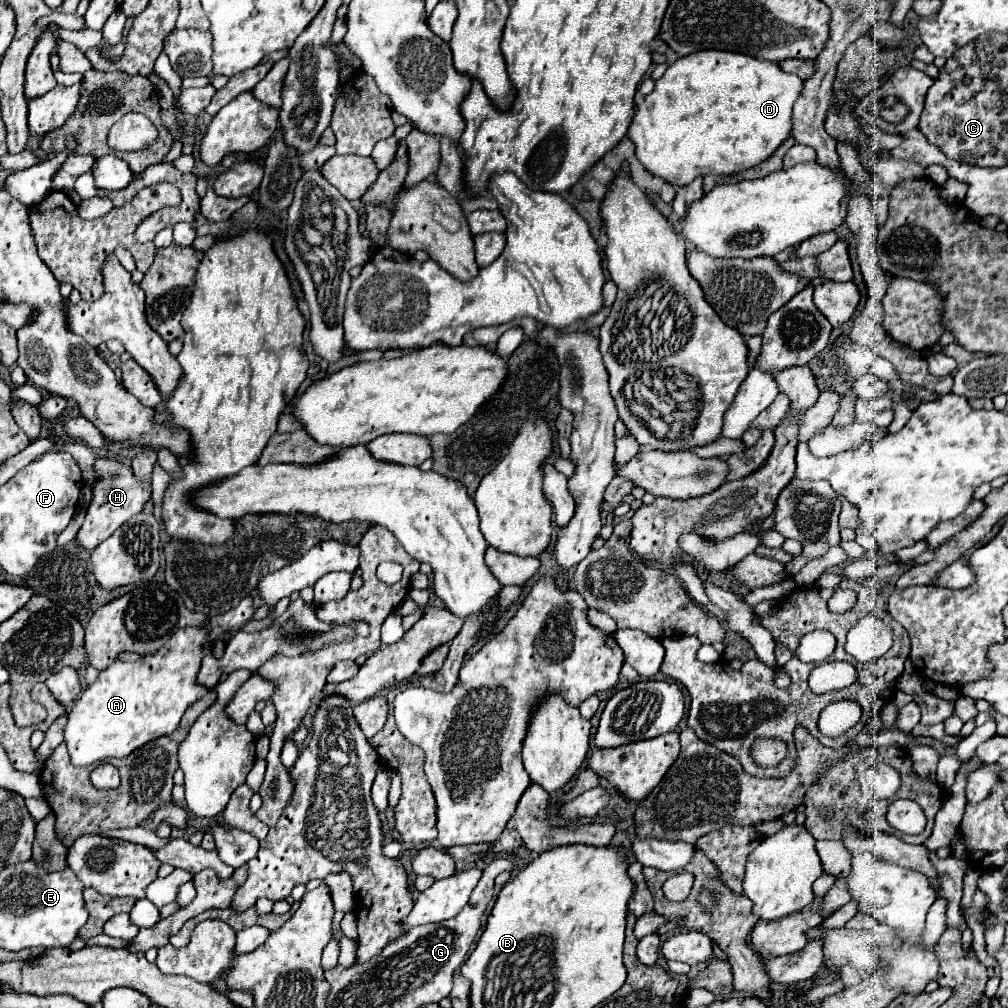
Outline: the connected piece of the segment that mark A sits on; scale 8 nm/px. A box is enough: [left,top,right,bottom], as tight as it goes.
[64,598,252,766]

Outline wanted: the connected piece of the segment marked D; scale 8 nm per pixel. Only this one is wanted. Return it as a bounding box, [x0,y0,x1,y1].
[628,50,804,188]

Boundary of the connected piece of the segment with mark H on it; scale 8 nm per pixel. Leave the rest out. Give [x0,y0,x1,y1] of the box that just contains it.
[76,458,152,550]

